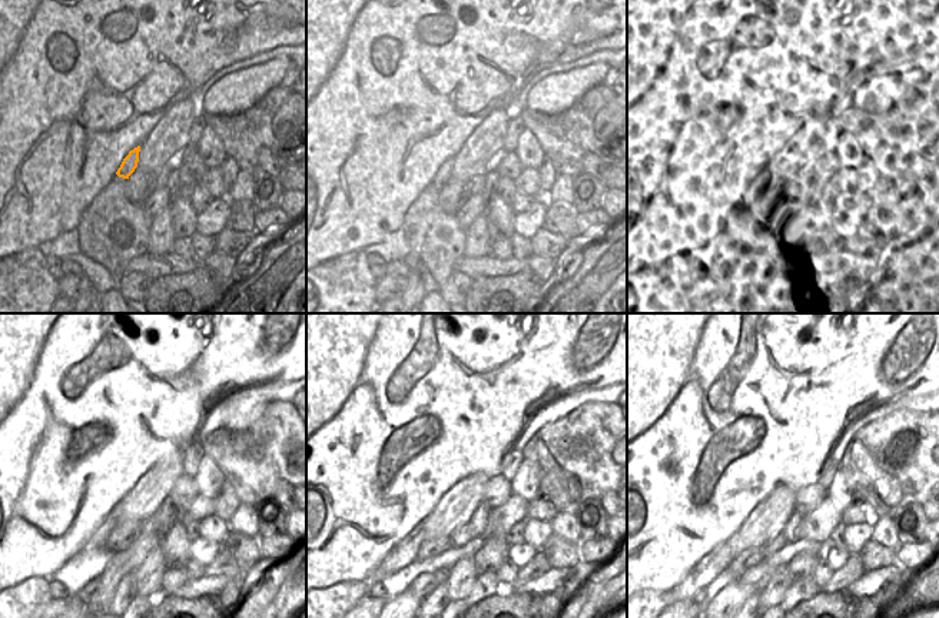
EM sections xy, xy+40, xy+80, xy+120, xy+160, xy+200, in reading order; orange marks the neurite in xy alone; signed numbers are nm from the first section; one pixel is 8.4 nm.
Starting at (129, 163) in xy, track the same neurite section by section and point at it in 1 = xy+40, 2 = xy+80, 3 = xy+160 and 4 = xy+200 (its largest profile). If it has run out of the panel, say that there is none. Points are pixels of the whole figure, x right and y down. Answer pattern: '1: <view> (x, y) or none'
1: xy+40 (444, 173)
2: xy+80 (762, 180)
3: xy+160 (405, 552)
4: xy+200 (710, 565)

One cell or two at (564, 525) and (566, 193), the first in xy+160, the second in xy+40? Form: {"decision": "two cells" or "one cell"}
{"decision": "one cell"}

